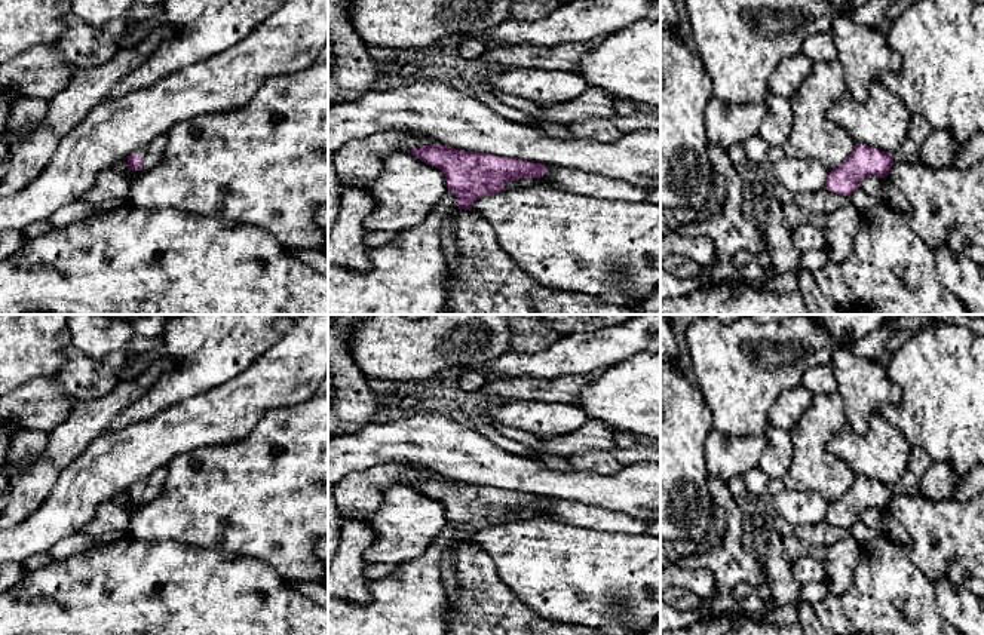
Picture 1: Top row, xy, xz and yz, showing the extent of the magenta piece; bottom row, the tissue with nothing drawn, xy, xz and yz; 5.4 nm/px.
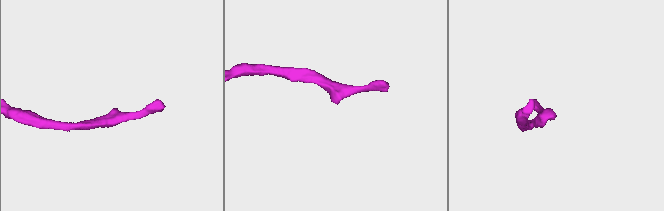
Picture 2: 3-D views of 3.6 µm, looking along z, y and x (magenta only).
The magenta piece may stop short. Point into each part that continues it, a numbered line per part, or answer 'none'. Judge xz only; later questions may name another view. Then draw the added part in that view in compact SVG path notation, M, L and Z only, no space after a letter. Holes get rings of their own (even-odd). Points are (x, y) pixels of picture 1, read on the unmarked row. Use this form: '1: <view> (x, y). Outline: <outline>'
none

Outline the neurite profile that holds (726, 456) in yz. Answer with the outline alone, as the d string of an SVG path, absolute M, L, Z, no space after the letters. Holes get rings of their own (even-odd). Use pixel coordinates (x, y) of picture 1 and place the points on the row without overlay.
M711 429L705 441L708 475L723 482L733 476L744 476L752 467L758 467L764 448L766 435L730 436Z

